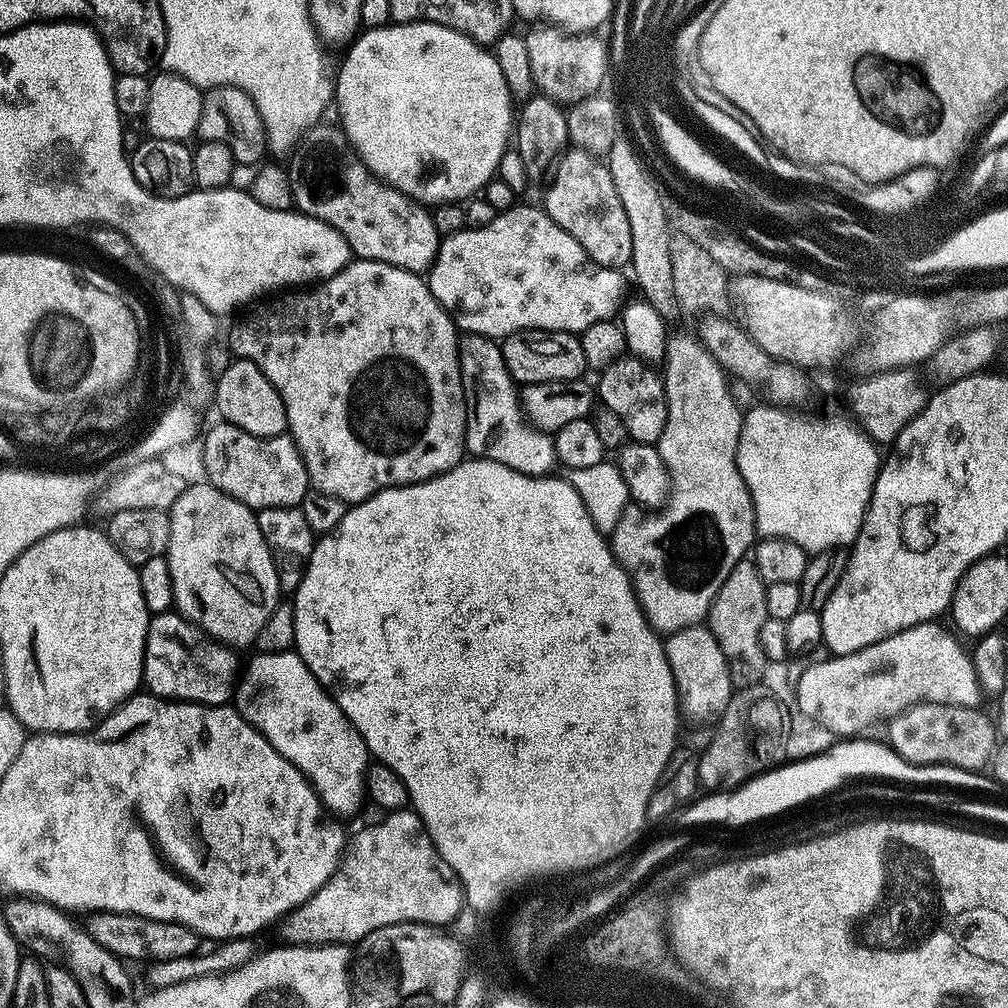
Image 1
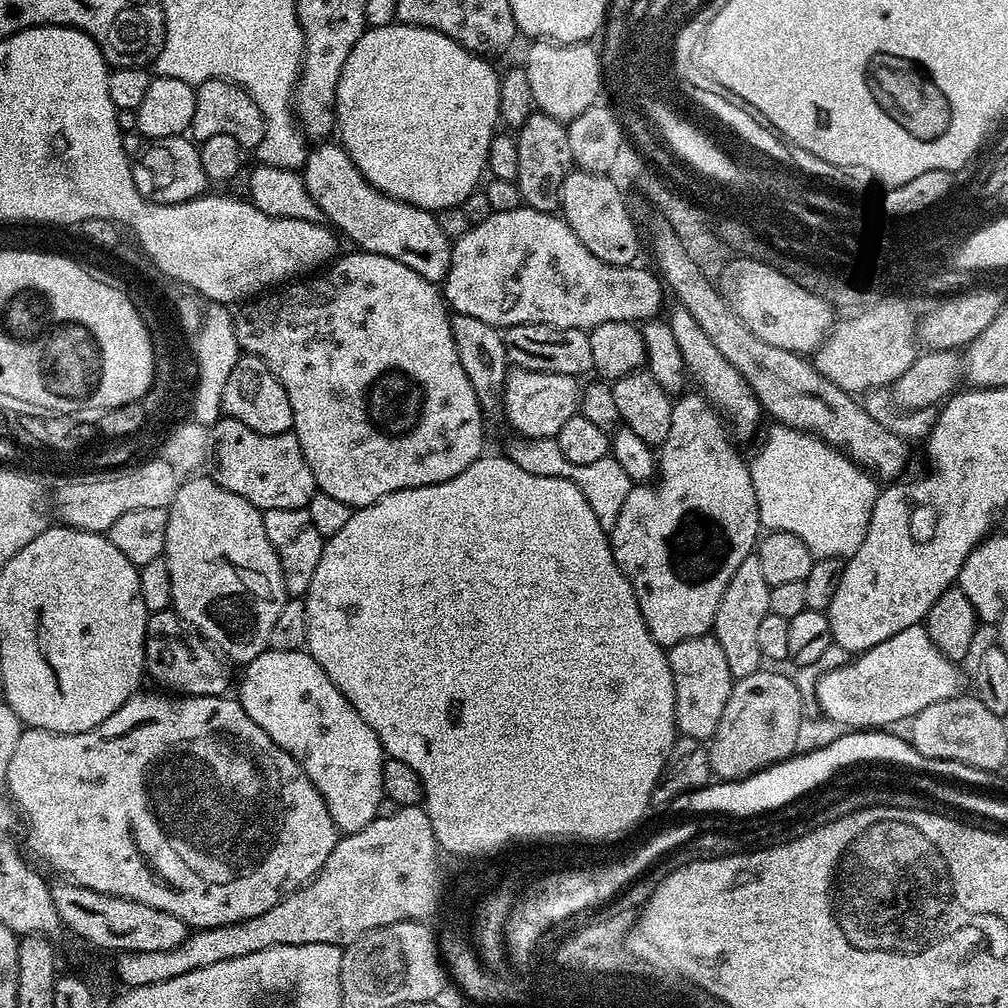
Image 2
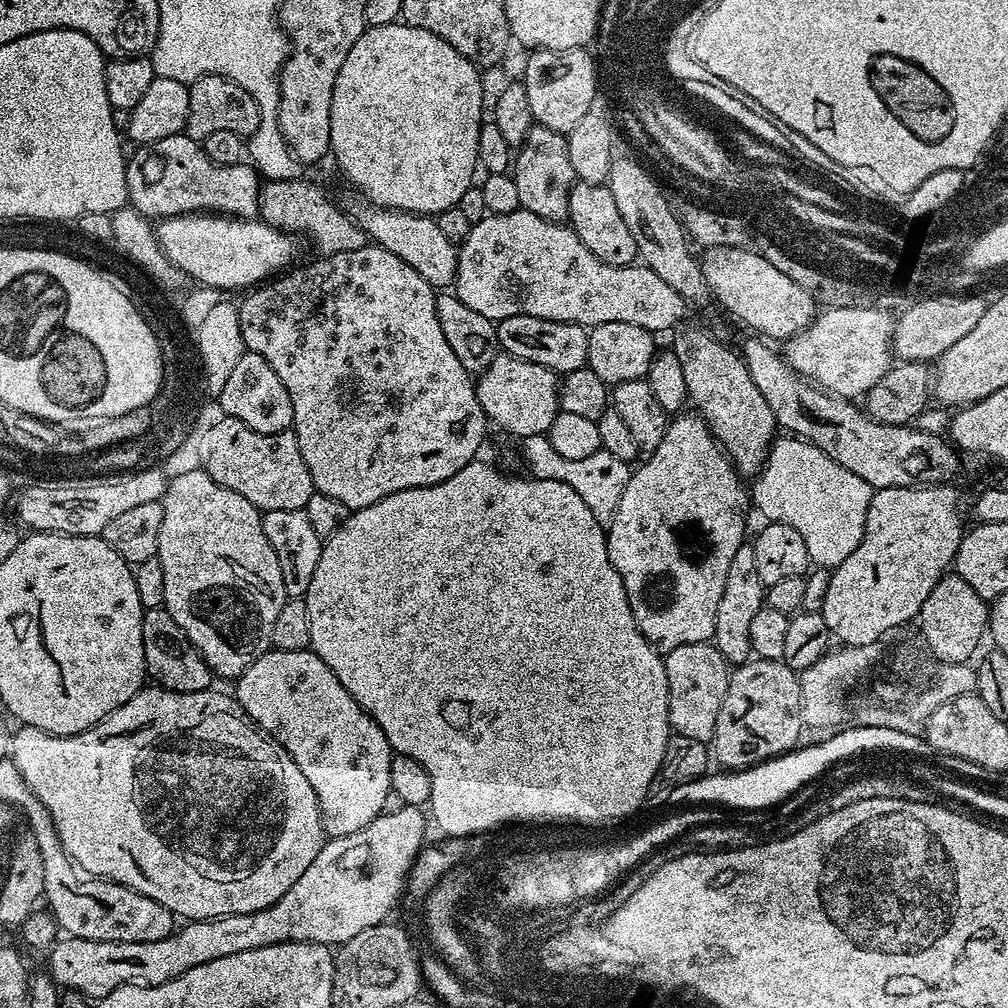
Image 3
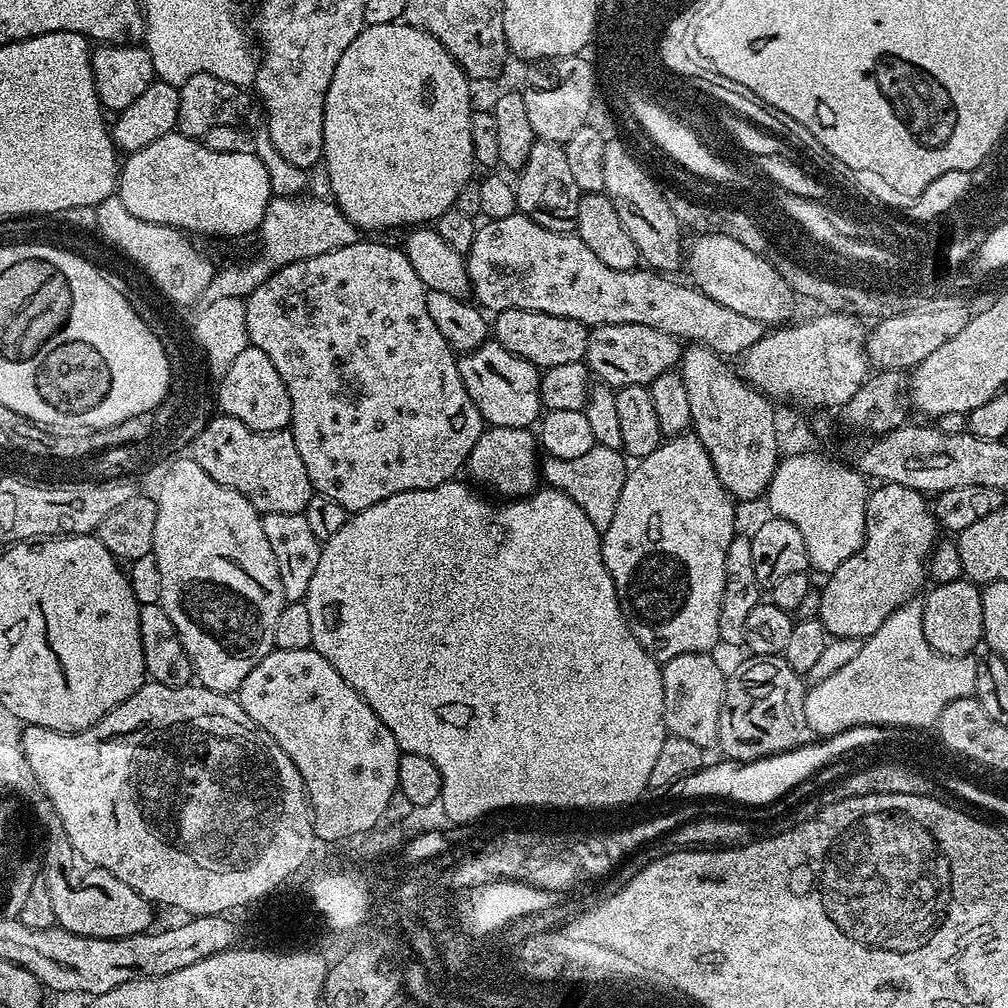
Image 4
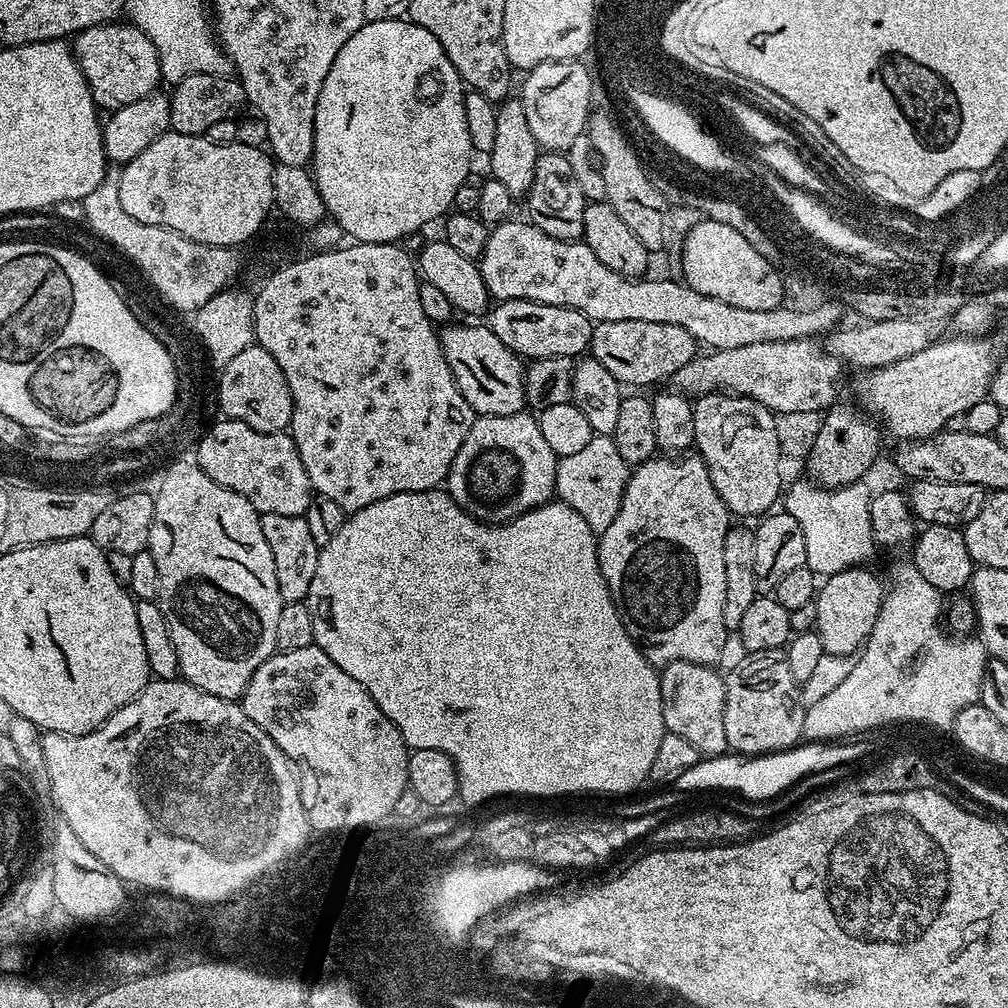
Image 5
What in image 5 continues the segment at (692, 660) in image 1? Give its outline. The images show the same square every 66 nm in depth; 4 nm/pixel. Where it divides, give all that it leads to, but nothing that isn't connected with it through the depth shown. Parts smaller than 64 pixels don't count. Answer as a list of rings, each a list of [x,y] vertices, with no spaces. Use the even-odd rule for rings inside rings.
[[[670,662],[659,669],[662,690],[662,714],[665,729],[691,742],[701,757],[723,756],[729,751],[726,742],[726,722],[724,721],[724,676],[716,673],[715,667],[694,662]]]

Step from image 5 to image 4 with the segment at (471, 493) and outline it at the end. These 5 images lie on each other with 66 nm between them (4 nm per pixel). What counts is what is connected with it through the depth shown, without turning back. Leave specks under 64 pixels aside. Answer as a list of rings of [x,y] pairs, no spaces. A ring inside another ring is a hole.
[[[488,426],[468,456],[466,472],[469,472],[482,487],[497,492],[500,498],[530,496],[538,488],[536,452],[538,453],[538,440],[529,429]]]

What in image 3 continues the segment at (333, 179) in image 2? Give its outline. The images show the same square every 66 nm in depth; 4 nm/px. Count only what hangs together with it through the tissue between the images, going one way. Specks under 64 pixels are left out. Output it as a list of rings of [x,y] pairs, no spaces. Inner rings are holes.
[[[363,206],[354,212],[354,219],[358,227],[368,235],[369,241],[377,248],[390,250],[390,254],[398,254],[406,266],[418,270],[426,283],[433,289],[444,290],[456,278],[457,245],[444,237],[442,230],[438,230],[435,219],[431,215],[418,212],[397,212],[391,208],[377,208]]]

